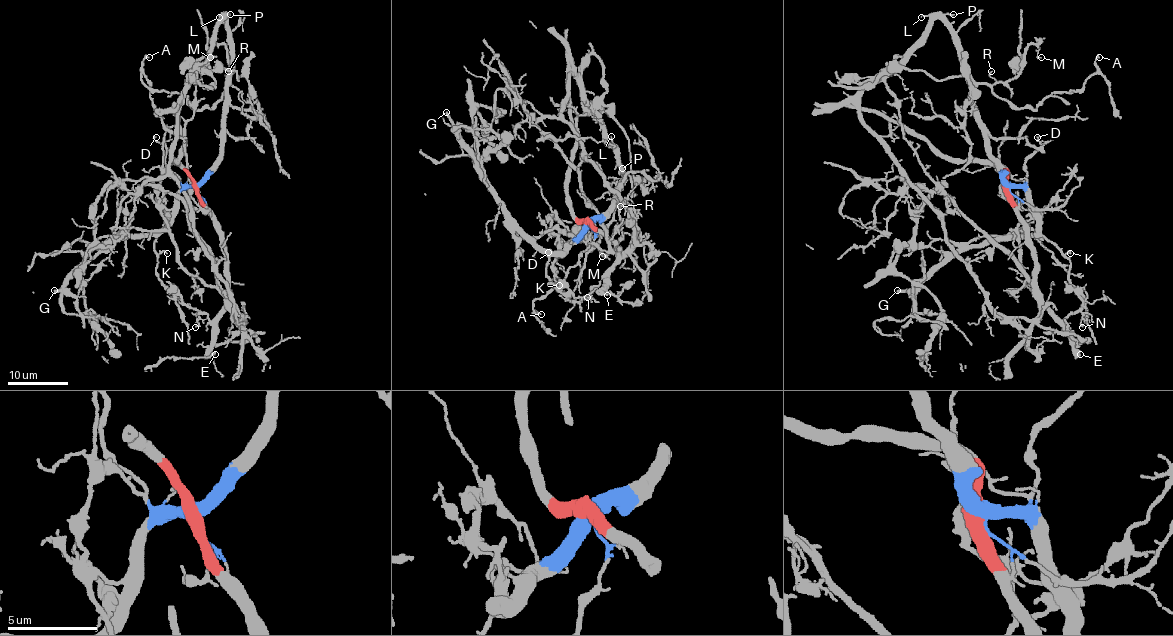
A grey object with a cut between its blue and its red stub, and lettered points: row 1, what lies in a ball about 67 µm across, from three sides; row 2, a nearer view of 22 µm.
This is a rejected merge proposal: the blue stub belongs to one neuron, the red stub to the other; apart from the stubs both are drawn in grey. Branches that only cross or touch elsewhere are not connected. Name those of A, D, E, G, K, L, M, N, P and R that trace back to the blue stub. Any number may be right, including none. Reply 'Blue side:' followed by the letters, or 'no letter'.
Blue side: A, D, G, K, L, M, P, R

